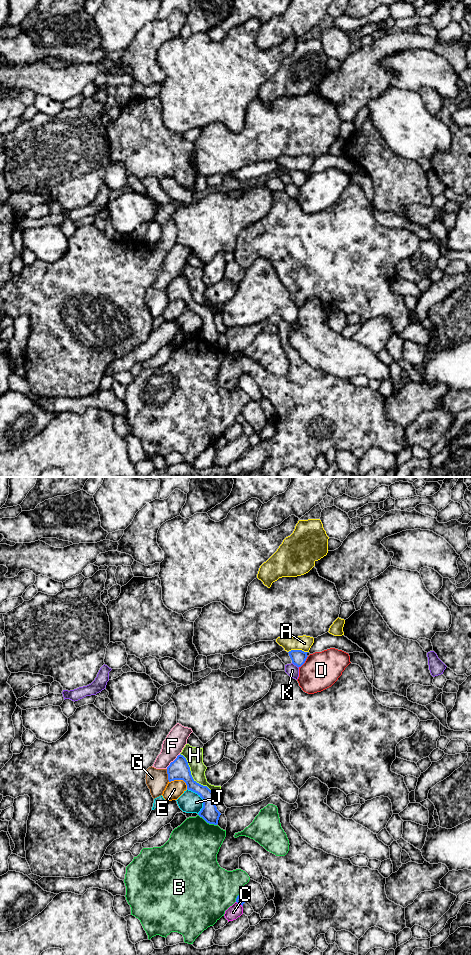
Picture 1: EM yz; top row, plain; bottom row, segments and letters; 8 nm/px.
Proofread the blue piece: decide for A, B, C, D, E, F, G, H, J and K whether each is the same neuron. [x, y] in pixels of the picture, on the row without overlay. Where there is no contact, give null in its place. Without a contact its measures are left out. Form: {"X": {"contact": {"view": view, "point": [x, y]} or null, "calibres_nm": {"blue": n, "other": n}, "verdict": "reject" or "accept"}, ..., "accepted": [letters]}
{"A": {"contact": {"view": "yz", "point": [297, 170]}, "calibres_nm": {"blue": 120, "other": 120}, "verdict": "reject"}, "B": {"contact": {"view": "yz", "point": [207, 342]}, "calibres_nm": {"blue": 140, "other": 400}, "verdict": "reject"}, "C": {"contact": {"view": "yz", "point": [239, 423]}, "calibres_nm": {"blue": 70, "other": 110}, "verdict": "reject"}, "D": {"contact": {"view": "yz", "point": [304, 182]}, "calibres_nm": {"blue": 120, "other": 300}, "verdict": "reject"}, "E": {"contact": {"view": "yz", "point": [180, 299]}, "calibres_nm": {"blue": 160, "other": 140}, "verdict": "reject"}, "F": {"contact": {"view": "yz", "point": [173, 281]}, "calibres_nm": {"blue": 160, "other": 170}, "verdict": "reject"}, "G": {"contact": {"view": "yz", "point": [168, 295]}, "calibres_nm": {"blue": 160, "other": 180}, "verdict": "reject"}, "H": {"contact": {"view": "yz", "point": [191, 296]}, "calibres_nm": {"blue": 160, "other": 140}, "verdict": "reject"}, "J": {"contact": {"view": "yz", "point": [202, 318]}, "calibres_nm": {"blue": 140, "other": 180}, "verdict": "reject"}, "K": {"contact": {"view": "yz", "point": [295, 184]}, "calibres_nm": {"blue": 120, "other": 100}, "verdict": "reject"}, "accepted": []}

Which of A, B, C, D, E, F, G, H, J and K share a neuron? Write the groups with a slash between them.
A / B / C / D / E / F / G / H / J / K

